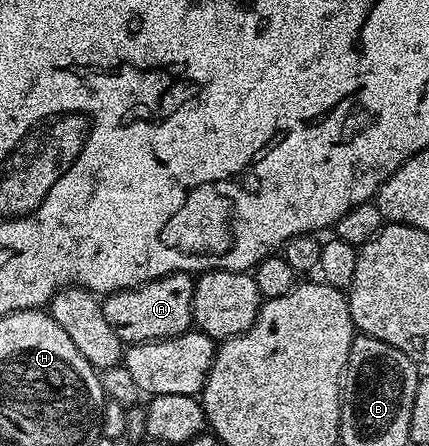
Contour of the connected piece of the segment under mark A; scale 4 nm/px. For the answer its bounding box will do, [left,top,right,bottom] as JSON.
[101,273,194,345]

